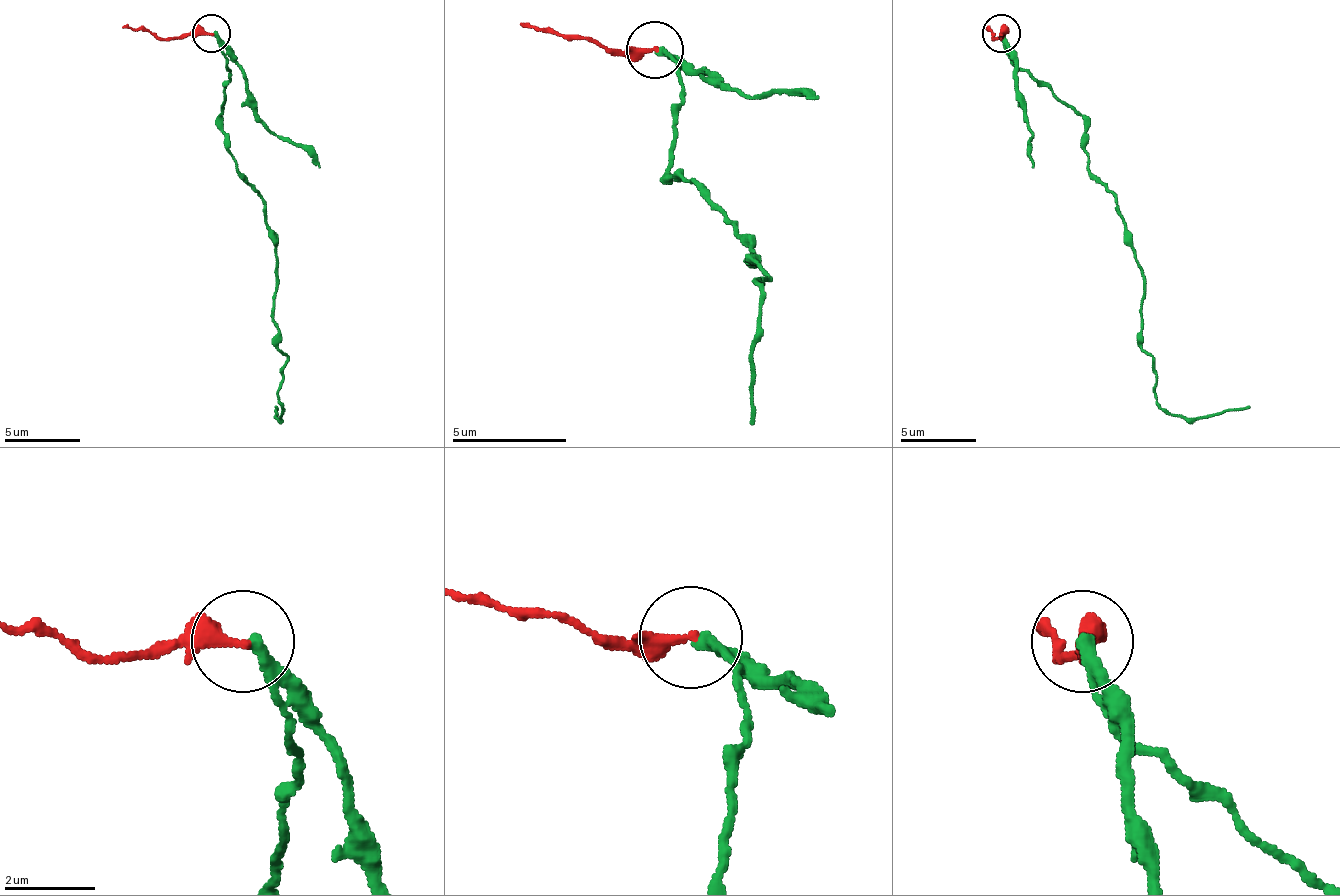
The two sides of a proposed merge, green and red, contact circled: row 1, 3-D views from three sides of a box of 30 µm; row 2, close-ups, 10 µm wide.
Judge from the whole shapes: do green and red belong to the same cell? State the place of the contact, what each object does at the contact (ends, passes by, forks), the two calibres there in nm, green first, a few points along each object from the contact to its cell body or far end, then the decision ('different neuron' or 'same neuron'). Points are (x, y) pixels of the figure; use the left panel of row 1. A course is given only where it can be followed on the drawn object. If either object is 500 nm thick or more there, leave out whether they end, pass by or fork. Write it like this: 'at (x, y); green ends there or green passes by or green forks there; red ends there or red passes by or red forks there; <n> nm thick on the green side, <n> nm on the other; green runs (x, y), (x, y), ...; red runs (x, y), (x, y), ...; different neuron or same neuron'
at (211, 33); green ends there; red ends there; 300 nm thick on the green side, 340 nm on the other; green runs (212, 32), (231, 70), (223, 146), (261, 195), (276, 278), (276, 347), (288, 362), (276, 419), (276, 407); red runs (212, 32), (155, 40), (140, 28), (121, 28); different neuron

